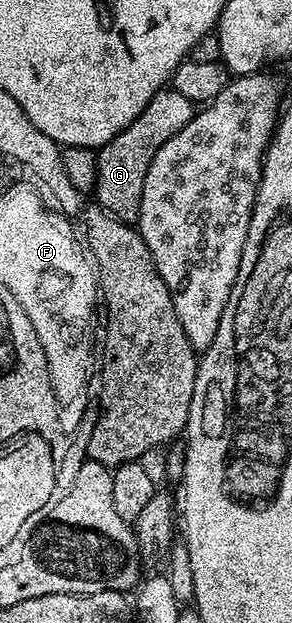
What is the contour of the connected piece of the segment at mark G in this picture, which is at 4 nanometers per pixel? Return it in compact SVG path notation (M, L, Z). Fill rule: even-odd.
M164 88L157 91L153 100L145 104L145 112L133 120L113 140L109 140L97 150L97 184L93 191L94 201L102 210L107 210L114 218L132 224L139 221L139 205L141 192L145 188L145 172L149 172L149 164L153 156L189 120L193 120L197 113L196 103L185 100L181 92Z

